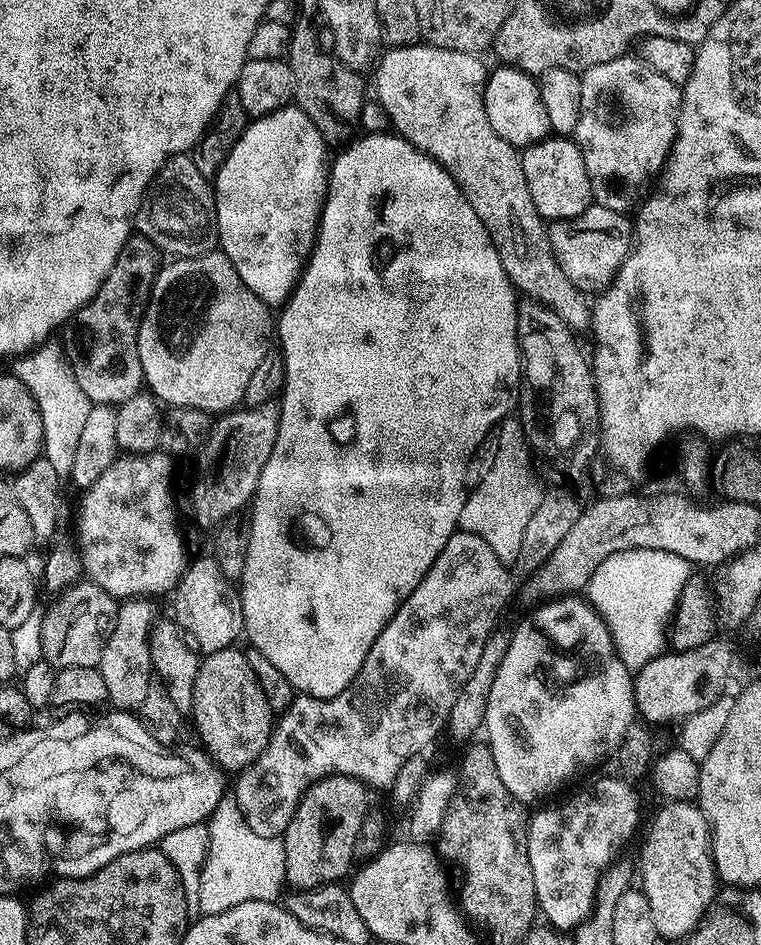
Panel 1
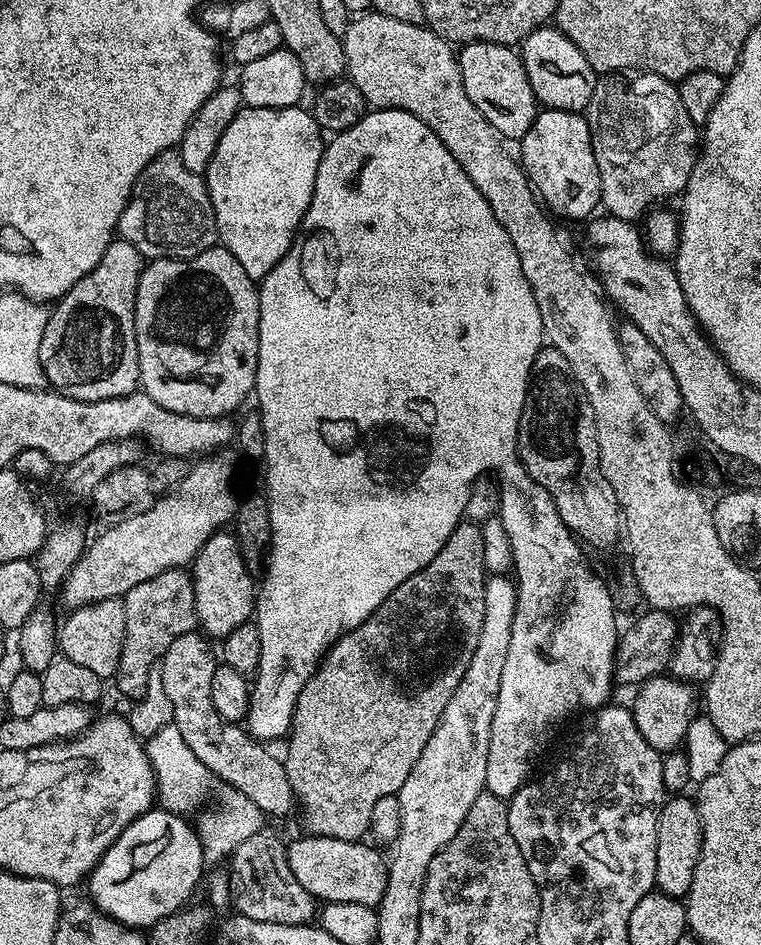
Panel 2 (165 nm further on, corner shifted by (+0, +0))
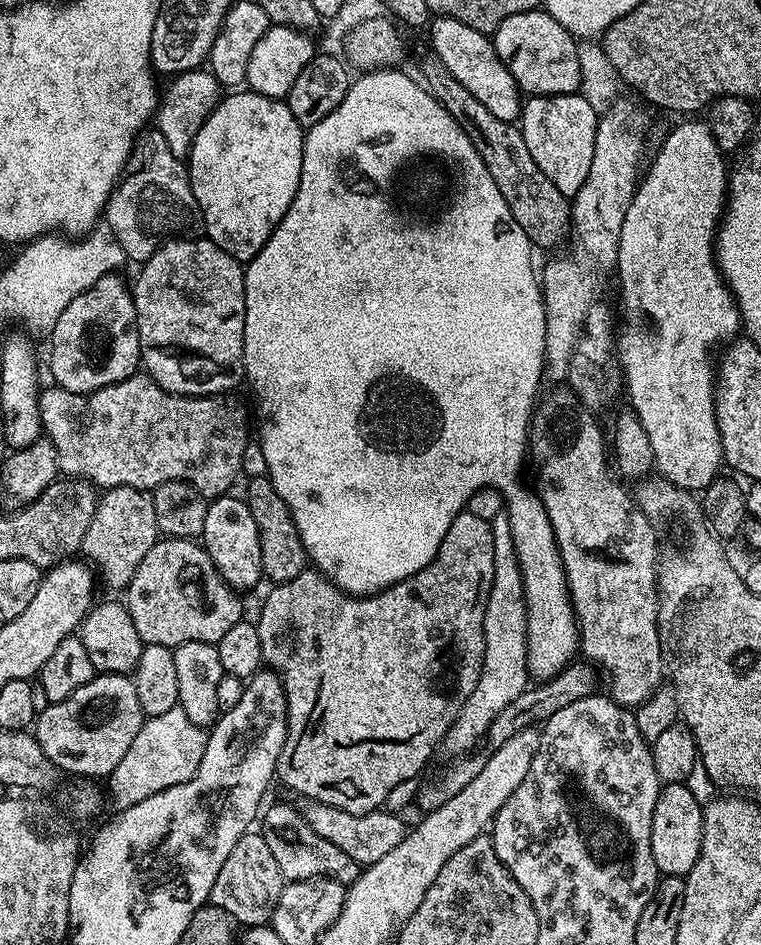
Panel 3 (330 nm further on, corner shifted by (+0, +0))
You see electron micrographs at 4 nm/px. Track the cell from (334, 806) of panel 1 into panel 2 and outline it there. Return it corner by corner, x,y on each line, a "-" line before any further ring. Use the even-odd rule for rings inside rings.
461,522
450,534
446,546
442,546
442,550
438,550
438,554
434,554
434,558
426,567
418,570
418,574
410,574
410,578
406,578
406,582
402,582
402,586
398,586
398,590
394,590
394,594
390,594
390,598
386,598
386,602
382,602
382,606
378,606
378,610
374,610
374,614
370,614
370,618
366,618
366,622
362,622
357,628
350,630
345,636
341,636
324,653
320,667
306,682
306,686
302,686
302,694
298,694
296,699
296,712
292,716
292,726
286,737
288,756
283,757
284,769
290,778
290,786
296,795
299,811
304,811
304,824
308,827
305,829
311,835
338,838
339,840
363,841
369,835
371,814
377,801
384,795
397,795
402,782
406,782
406,778
410,778
410,770
414,770
414,762
418,762
418,754
422,754
422,750
426,750
426,742
430,742
430,734
434,734
434,726
438,726
438,722
442,718
442,710
446,706
450,694
454,694
458,682
462,682
464,666
470,653
474,650
474,646
478,646
478,634
482,630
482,614
486,614
485,579
484,534
481,525
476,522
-
423,648
426,655
433,656
436,660
449,660
441,666
440,672
434,673
425,684
416,684
413,688
407,688
400,679
411,674
412,663
415,662
416,655

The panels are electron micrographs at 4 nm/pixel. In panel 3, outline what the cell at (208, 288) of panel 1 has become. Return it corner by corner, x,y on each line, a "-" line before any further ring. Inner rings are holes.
169,238
157,248
149,260
143,261
140,273
134,283
136,301
136,329
140,339
140,363
143,371
152,381
168,392
179,396
218,396
231,393
245,379
244,374
244,268
241,261
235,260
226,250
222,250
213,240
199,238

